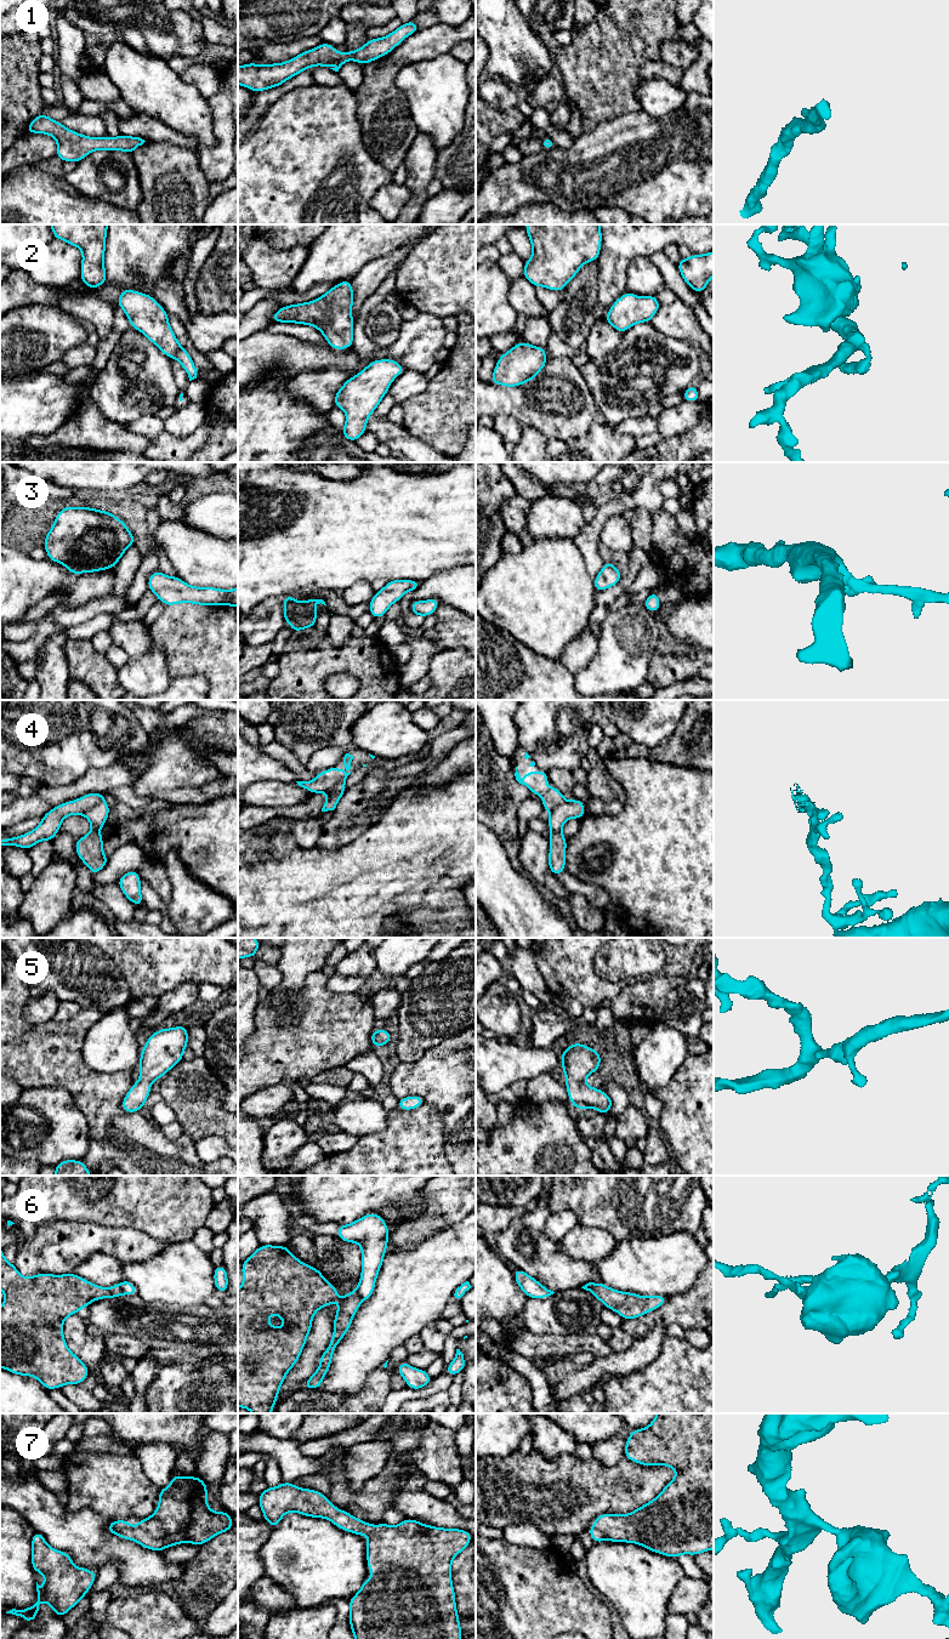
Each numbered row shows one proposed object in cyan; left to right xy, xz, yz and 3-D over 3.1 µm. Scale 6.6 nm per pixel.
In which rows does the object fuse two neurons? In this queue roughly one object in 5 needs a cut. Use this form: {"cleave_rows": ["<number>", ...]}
{"cleave_rows": ["4", "6"]}

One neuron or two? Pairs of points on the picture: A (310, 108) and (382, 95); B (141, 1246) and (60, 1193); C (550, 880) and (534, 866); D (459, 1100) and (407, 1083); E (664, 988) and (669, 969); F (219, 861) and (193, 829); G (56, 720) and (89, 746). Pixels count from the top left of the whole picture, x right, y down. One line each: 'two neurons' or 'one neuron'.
A: two neurons
B: two neurons
C: two neurons
D: one neuron
E: two neurons
F: one neuron
G: one neuron

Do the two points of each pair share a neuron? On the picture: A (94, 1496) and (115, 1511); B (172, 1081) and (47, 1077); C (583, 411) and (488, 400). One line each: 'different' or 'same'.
A: same
B: different
C: same

